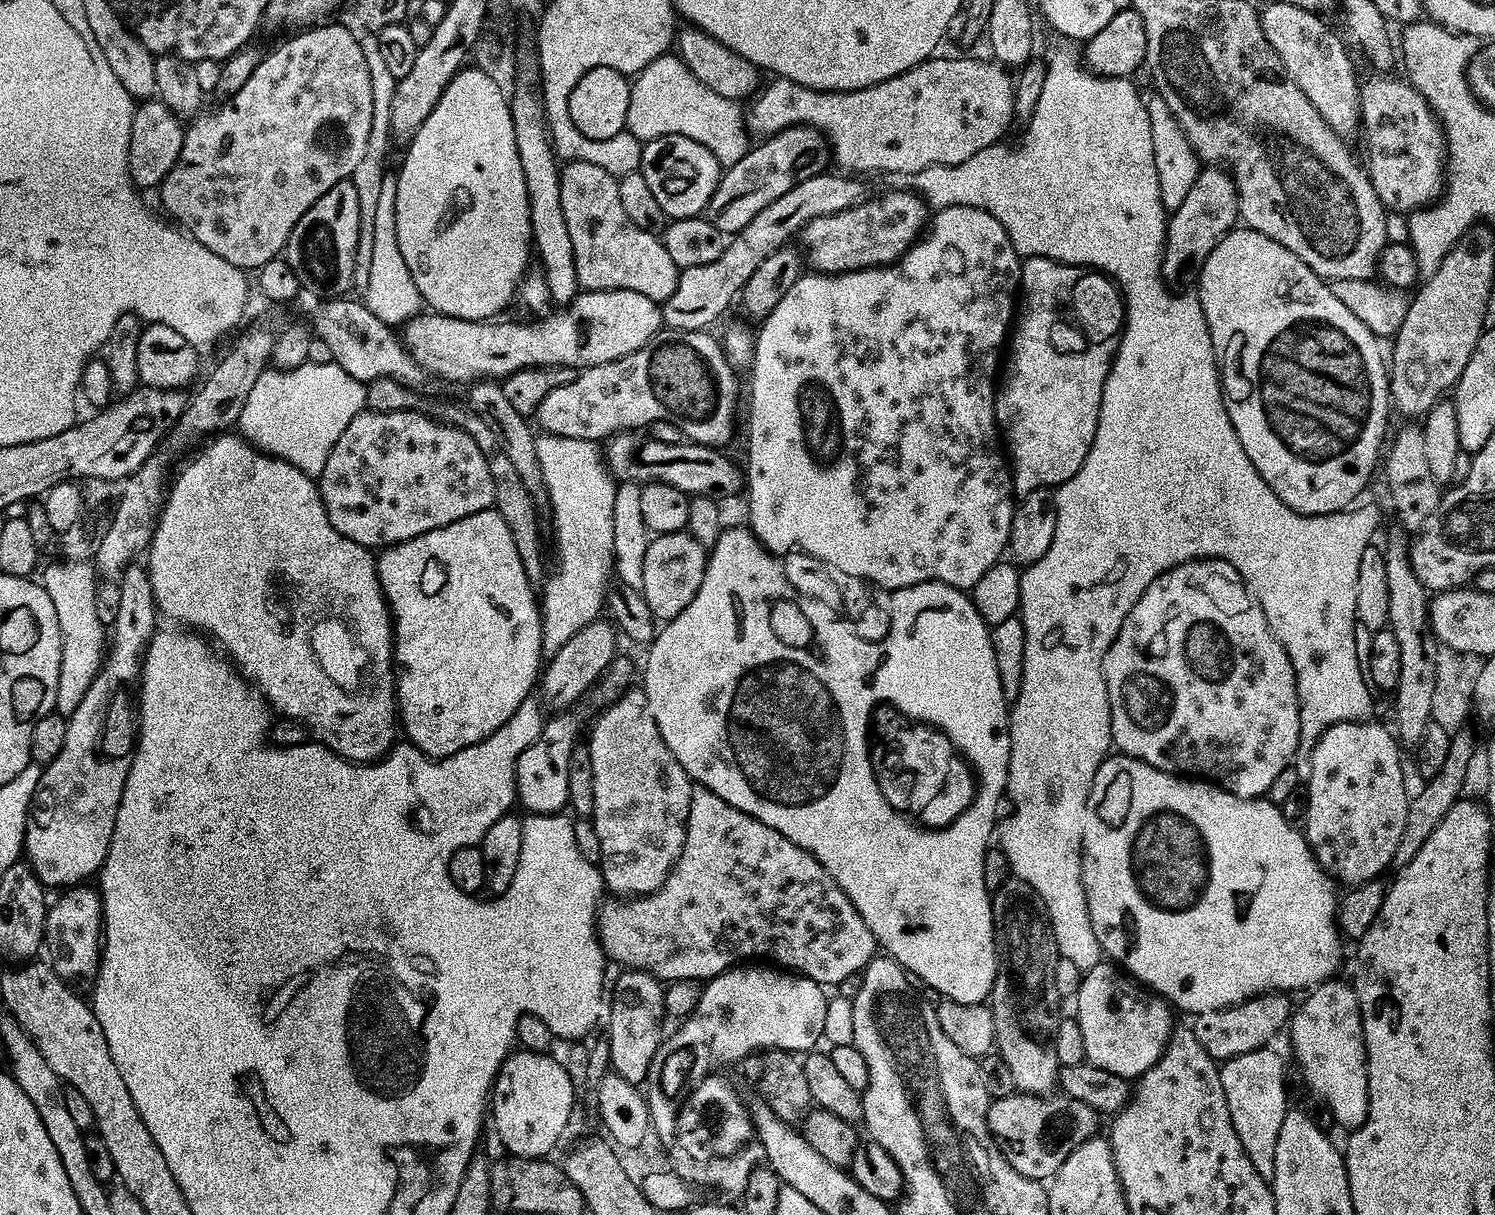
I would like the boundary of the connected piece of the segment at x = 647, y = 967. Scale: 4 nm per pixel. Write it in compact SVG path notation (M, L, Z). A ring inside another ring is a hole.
M699 786L692 789L682 854L663 886L649 896L608 899L598 912L598 935L605 957L624 964L620 966L625 969L646 971L660 982L707 982L741 962L751 961L751 956L765 956L765 961L807 976L821 986L837 986L850 974L863 973L878 952L874 934L815 857L778 830Z

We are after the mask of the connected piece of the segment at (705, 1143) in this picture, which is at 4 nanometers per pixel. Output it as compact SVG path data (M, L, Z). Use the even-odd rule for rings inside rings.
M709 1074L701 1079L684 1096L677 1114L675 1143L680 1144L681 1150L692 1162L707 1162L719 1156L728 1156L745 1147L754 1136L749 1105L744 1105L739 1094L718 1075Z

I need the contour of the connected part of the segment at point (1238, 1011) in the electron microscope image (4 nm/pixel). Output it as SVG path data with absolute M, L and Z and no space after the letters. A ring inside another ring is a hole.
M1264 992L1229 1008L1197 1012L1193 1019L1196 1021L1191 1021L1190 1027L1202 1050L1206 1050L1206 1054L1210 1054L1214 1060L1223 1062L1239 1054L1250 1054L1250 1050L1269 1047L1272 1039L1283 1028L1285 1031L1289 1027L1294 1004L1288 1000L1291 999L1283 992Z

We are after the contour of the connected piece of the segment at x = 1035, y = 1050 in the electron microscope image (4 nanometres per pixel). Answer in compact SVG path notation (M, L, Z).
M1008 878L1004 881L996 892L991 893L992 898L992 925L996 931L996 977L994 978L994 986L992 987L992 995L990 997L990 1007L994 1014L994 1030L996 1031L995 1047L998 1049L998 1055L1004 1060L1006 1067L1010 1068L1010 1075L1013 1079L1015 1087L1021 1092L1029 1093L1033 1096L1043 1096L1051 1093L1057 1087L1057 1072L1061 1068L1061 1063L1056 1058L1056 1025L1058 1023L1058 1015L1056 1011L1060 1008L1060 988L1056 985L1056 960L1058 961L1058 953L1056 951L1056 939L1052 933L1052 923L1048 921L1048 911L1042 902L1042 898L1027 884L1026 881L1017 878Z

